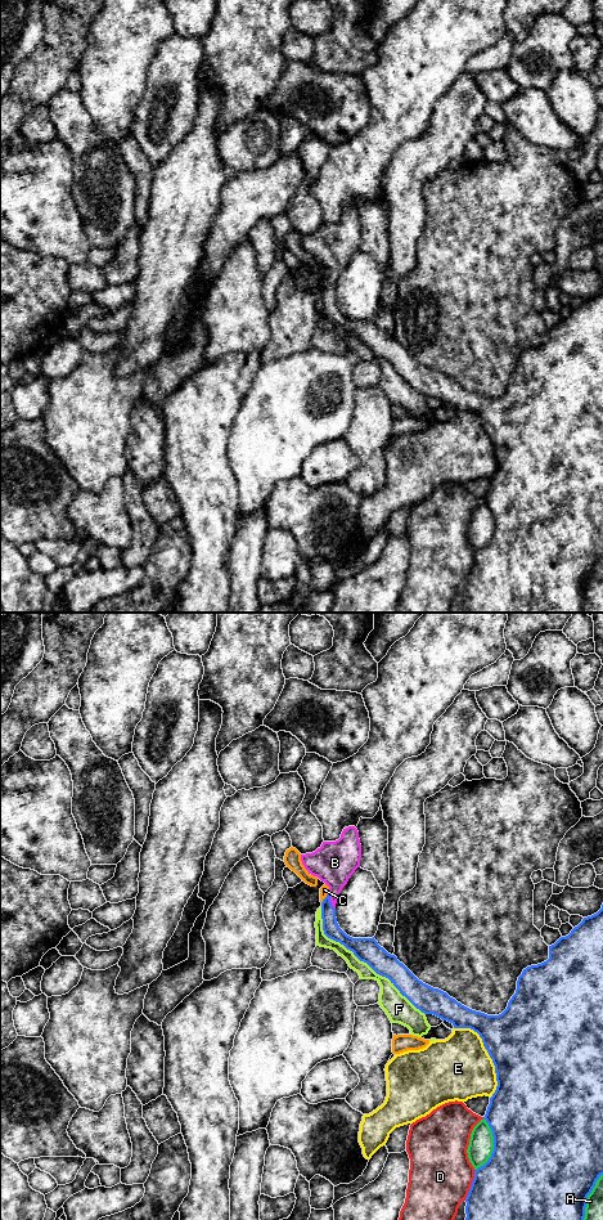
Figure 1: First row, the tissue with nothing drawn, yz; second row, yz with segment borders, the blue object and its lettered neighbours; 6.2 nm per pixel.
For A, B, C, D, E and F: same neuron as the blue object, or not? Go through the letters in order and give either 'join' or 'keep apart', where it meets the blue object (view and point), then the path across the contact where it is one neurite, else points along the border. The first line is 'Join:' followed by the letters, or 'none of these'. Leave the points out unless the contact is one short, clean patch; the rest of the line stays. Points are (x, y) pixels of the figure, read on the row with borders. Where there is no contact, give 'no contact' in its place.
Join: B
A: keep apart; contact yz (494, 1144)
B: join; contact yz (329, 901); way yz (331, 927), (329, 901), (334, 889), (334, 862)
C: keep apart; contact yz (325, 897)
D: keep apart; contact yz (471, 1185)
E: keep apart; contact yz (489, 1054)
F: keep apart; contact yz (361, 960)

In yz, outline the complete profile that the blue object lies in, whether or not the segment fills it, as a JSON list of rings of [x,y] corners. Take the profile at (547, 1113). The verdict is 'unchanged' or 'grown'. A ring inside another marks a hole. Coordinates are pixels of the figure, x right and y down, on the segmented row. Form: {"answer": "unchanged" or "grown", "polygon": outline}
{"answer": "grown", "polygon": [[[355,826],[343,829],[336,842],[323,842],[312,853],[301,855],[309,874],[329,887],[321,902],[324,934],[343,945],[386,977],[417,1009],[450,1022],[454,1028],[471,1028],[480,1035],[495,1066],[498,1086],[485,1120],[494,1136],[489,1161],[474,1171],[465,1198],[465,1220],[584,1220],[586,1198],[603,1175],[603,905],[602,909],[575,927],[566,937],[549,946],[549,959],[523,969],[516,994],[499,1015],[472,1010],[446,992],[419,981],[395,955],[373,938],[352,938],[338,925],[336,903],[342,888],[360,867],[361,844]]]}

